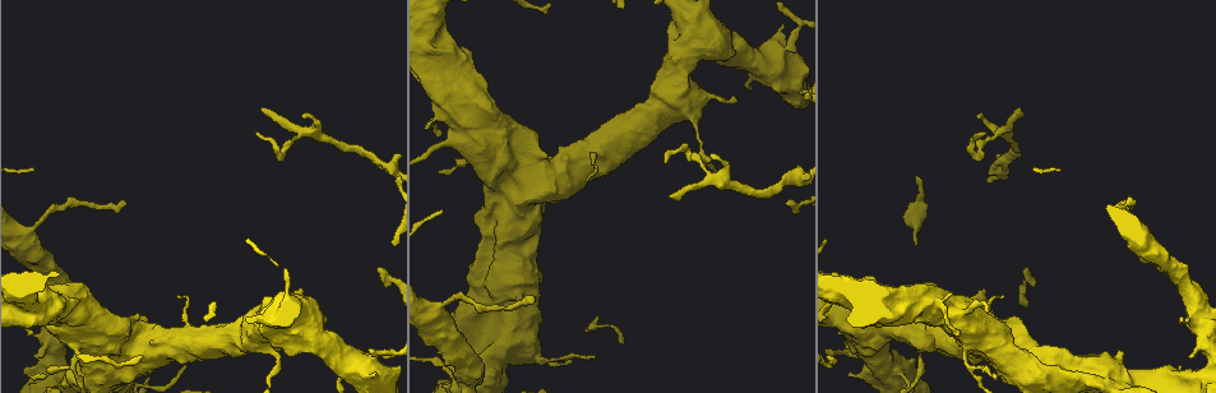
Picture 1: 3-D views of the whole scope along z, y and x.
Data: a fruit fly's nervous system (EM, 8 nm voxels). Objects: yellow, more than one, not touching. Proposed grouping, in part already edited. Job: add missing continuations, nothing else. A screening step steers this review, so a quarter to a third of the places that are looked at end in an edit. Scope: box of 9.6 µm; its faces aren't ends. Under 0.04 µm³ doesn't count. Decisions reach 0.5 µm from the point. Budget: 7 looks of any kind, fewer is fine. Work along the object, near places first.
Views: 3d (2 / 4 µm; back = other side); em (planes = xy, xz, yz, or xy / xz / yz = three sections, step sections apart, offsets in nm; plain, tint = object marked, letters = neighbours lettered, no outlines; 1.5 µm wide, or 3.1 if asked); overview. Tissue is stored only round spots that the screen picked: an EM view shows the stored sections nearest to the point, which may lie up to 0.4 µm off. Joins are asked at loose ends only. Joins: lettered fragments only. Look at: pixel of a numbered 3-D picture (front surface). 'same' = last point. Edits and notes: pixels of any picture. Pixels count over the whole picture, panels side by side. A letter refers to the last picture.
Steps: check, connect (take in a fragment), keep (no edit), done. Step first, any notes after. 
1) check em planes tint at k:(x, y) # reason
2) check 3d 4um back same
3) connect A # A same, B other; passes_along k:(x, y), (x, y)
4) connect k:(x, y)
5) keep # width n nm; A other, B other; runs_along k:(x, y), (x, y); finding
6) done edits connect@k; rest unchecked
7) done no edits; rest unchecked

check em planes letters at 1:(263, 108) # an open end

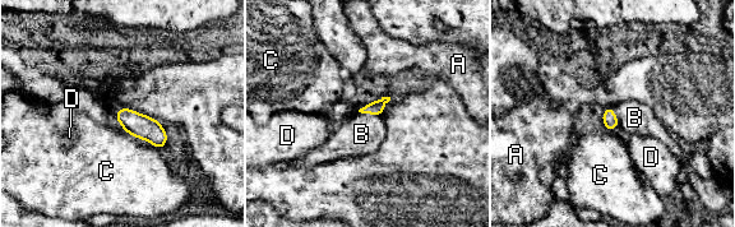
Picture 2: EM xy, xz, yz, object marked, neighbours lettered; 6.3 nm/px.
connect B # A other, B same, C other, D other; passes_along 2:(377, 107), (369, 112), (361, 134); it goes on there

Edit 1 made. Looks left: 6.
check em xy step 4 letters at 1:(852, 377) # free end

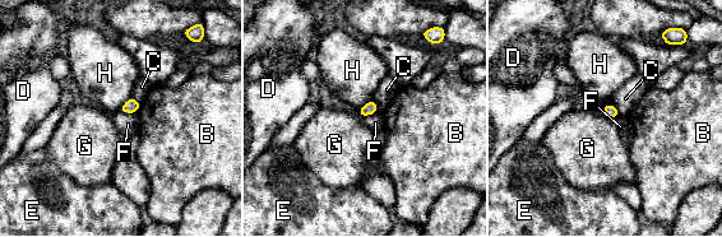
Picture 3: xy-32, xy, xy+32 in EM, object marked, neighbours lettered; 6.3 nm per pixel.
check em planes letters same # cut it another way

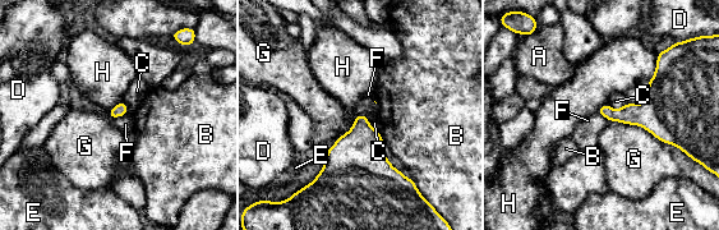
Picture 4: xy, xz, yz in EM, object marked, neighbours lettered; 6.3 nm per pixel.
keep # A other, B other, C other, D other, E other, F other, G other, H other; none of them fits

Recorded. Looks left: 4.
check 3d 4um back at 1:(1169, 367) # thick end

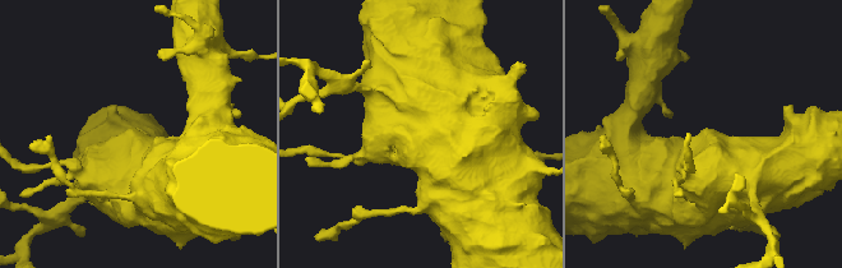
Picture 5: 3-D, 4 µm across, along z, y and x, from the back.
check em planes letters at 5:(130, 133) # arm_widths 500, 700 nm; shape alone is not enough

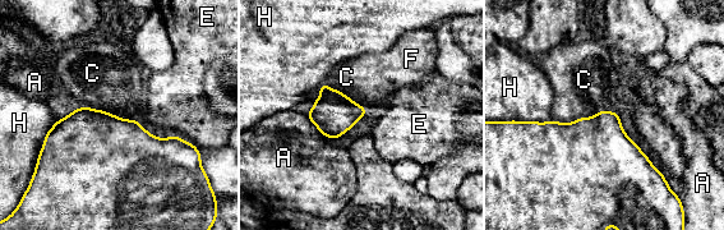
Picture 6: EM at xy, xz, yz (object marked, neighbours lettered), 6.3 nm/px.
keep # A other, C other, E other, F other, H other; border 6:(82, 105), (102, 109), (135, 120); none of them fits

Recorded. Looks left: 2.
done edits connect@2; rest unchecked

